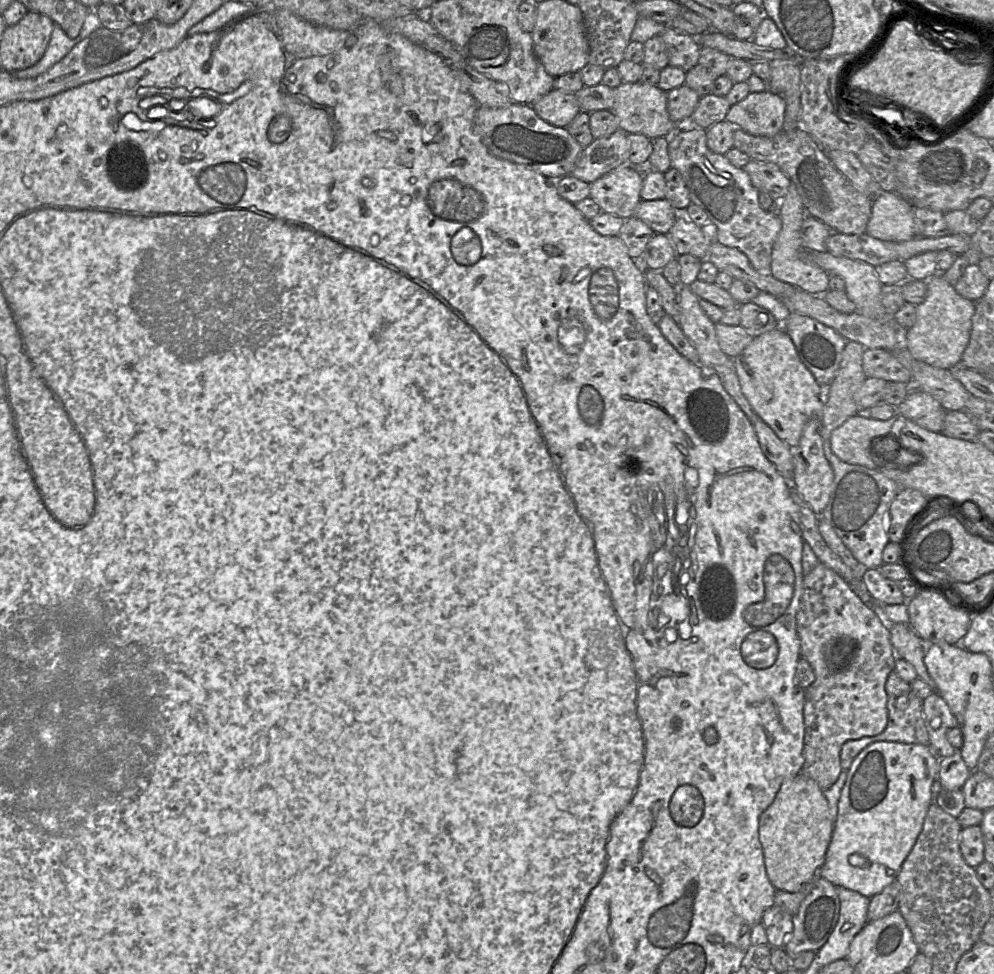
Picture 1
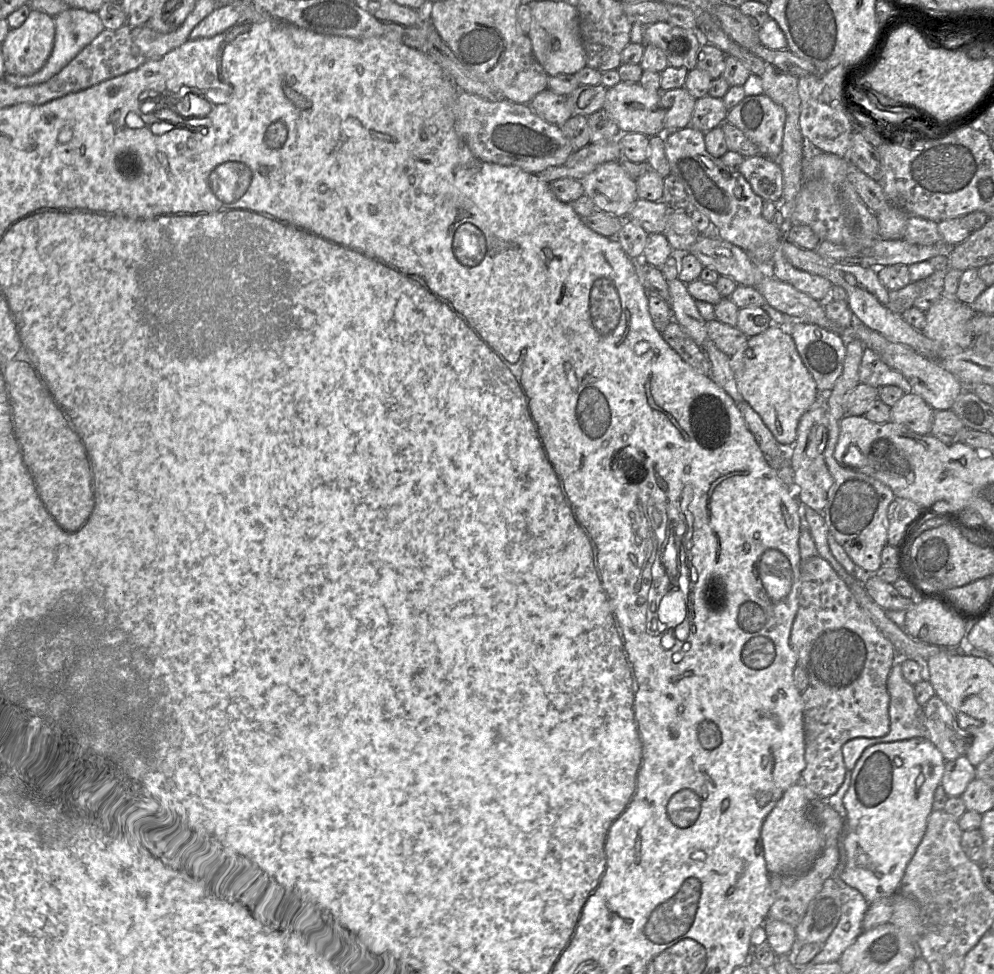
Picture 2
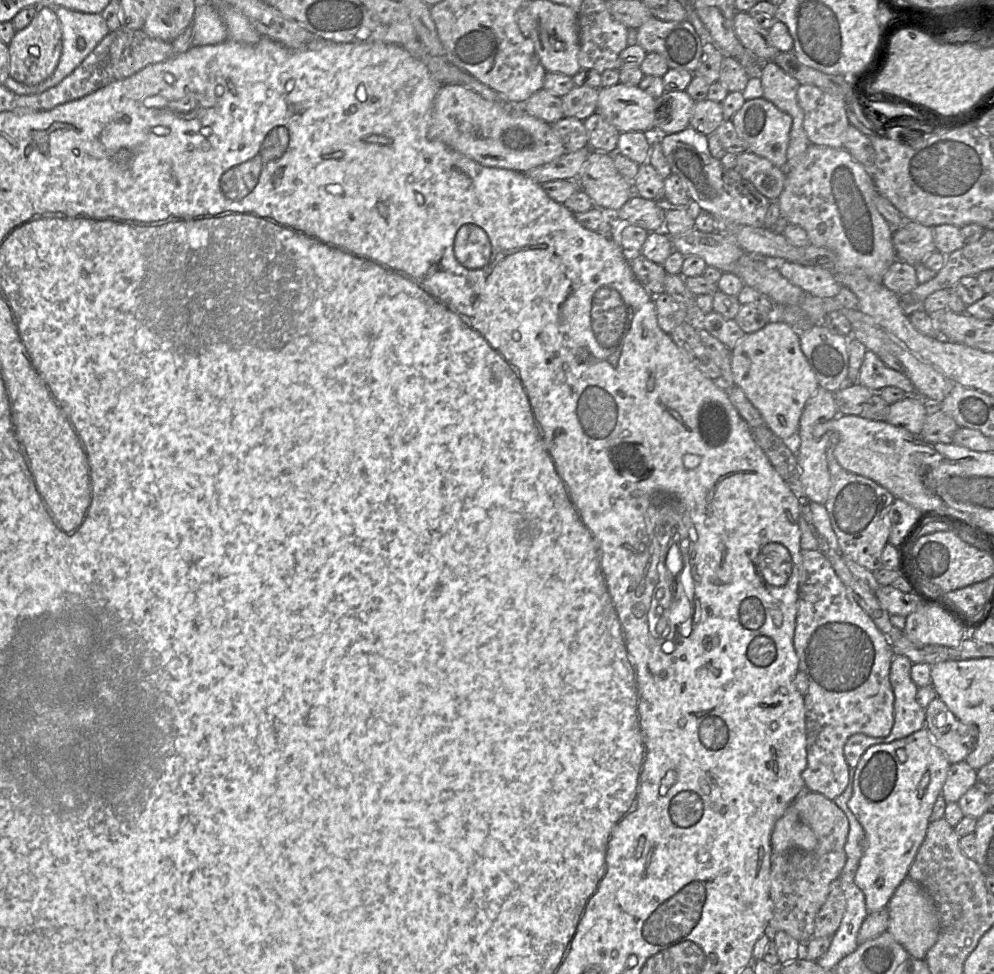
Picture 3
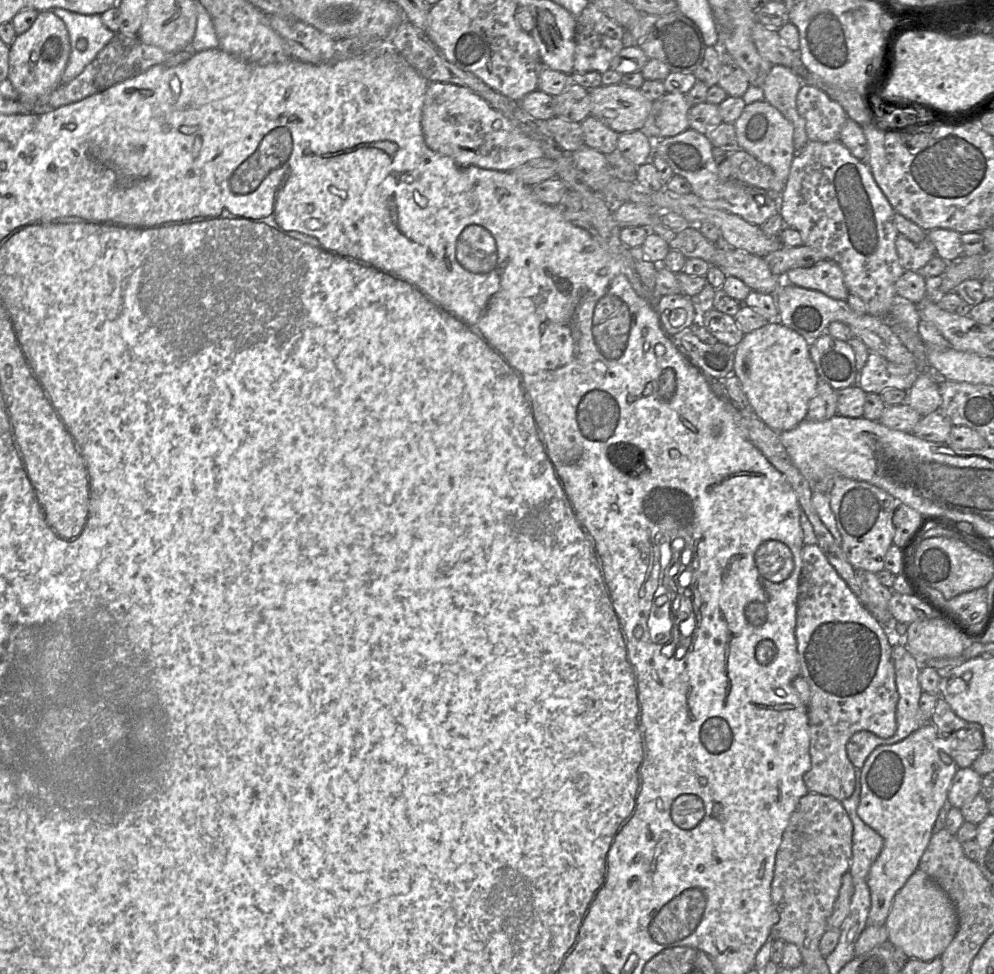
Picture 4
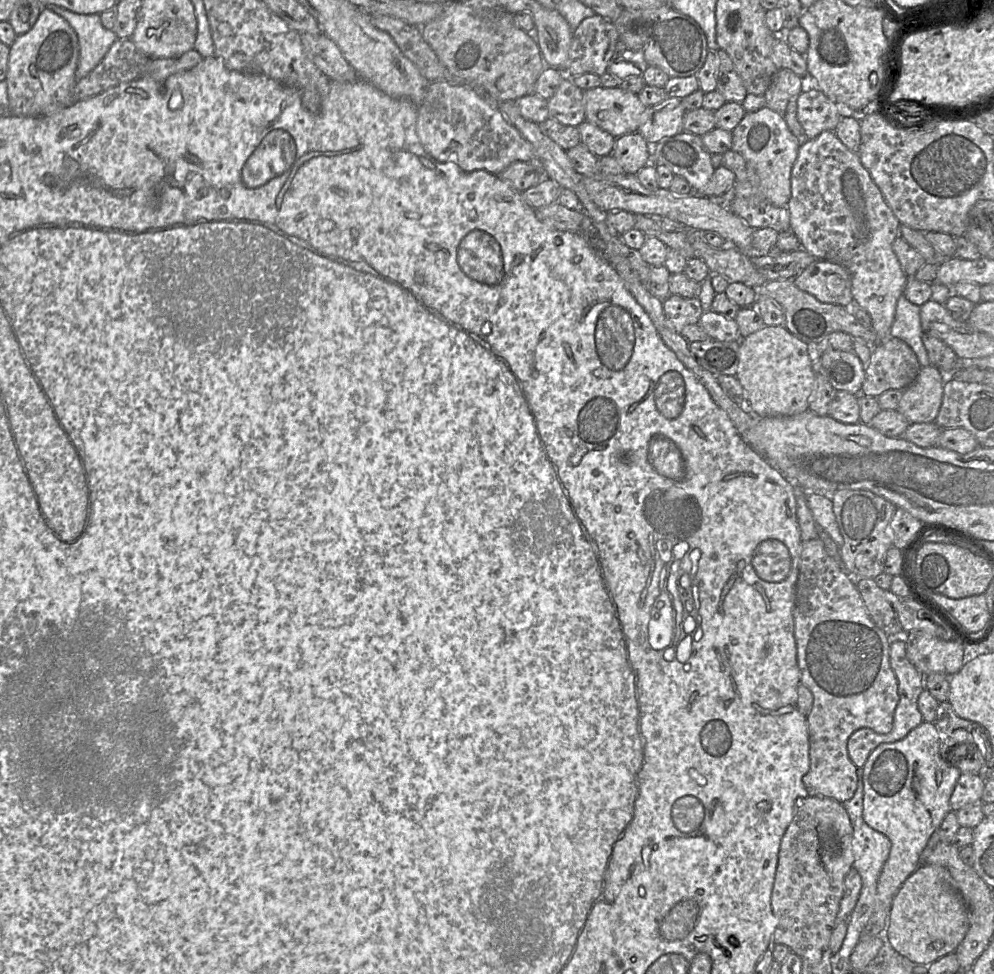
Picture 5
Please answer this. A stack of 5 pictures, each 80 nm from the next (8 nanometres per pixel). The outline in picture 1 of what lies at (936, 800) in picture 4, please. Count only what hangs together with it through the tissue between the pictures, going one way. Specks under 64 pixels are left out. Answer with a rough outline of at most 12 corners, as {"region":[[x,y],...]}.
{"region":[[877,741],[853,760],[817,876],[897,880],[939,758]]}

